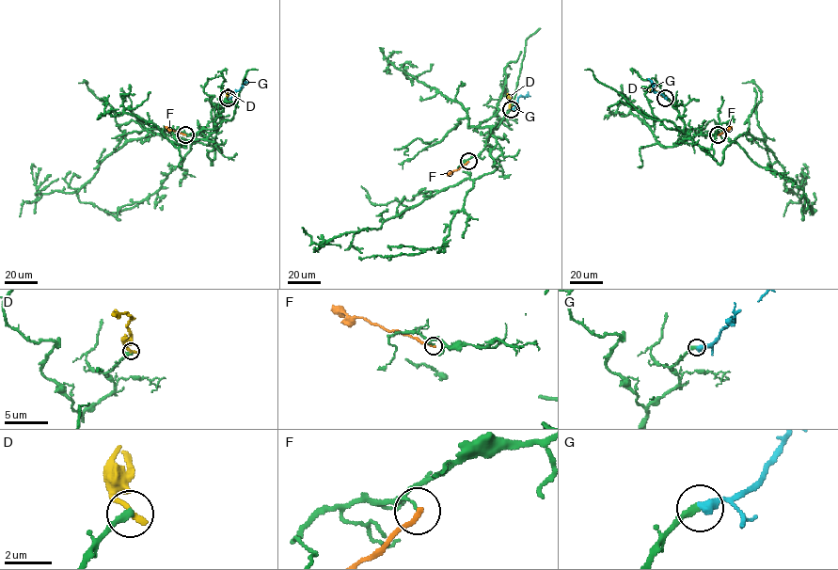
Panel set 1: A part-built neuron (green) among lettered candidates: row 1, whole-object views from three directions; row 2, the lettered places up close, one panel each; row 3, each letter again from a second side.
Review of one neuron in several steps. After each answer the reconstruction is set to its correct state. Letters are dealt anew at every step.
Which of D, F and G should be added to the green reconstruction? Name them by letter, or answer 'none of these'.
G

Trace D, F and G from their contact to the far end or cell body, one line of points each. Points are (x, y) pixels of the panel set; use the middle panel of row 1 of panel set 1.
D: (511, 109), (507, 93)
F: (468, 161), (447, 175)
G: (511, 109), (516, 105), (520, 96), (530, 96)

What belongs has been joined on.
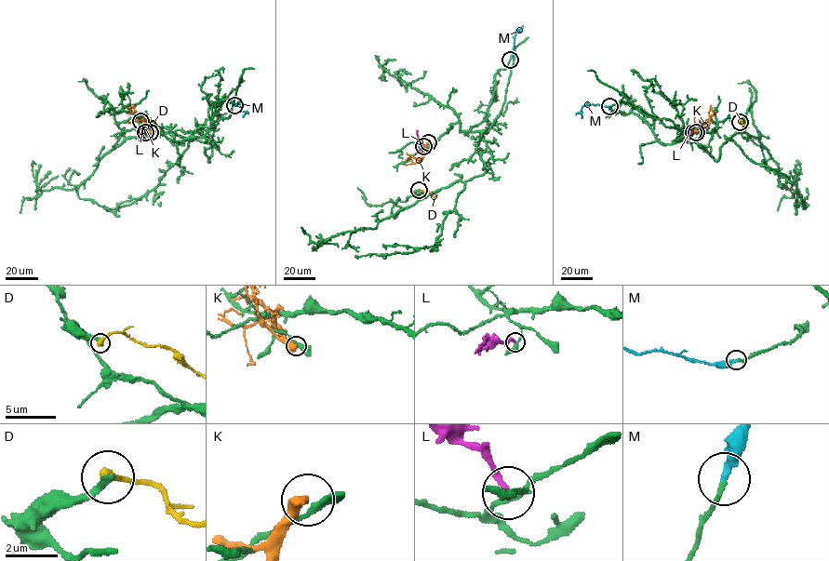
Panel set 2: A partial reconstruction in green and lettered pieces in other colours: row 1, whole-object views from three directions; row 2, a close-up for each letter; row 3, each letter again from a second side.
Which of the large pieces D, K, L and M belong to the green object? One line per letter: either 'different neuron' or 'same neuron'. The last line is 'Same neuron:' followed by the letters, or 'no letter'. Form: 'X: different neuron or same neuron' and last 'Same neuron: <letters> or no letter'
D: different neuron
K: different neuron
L: different neuron
M: same neuron
Same neuron: M

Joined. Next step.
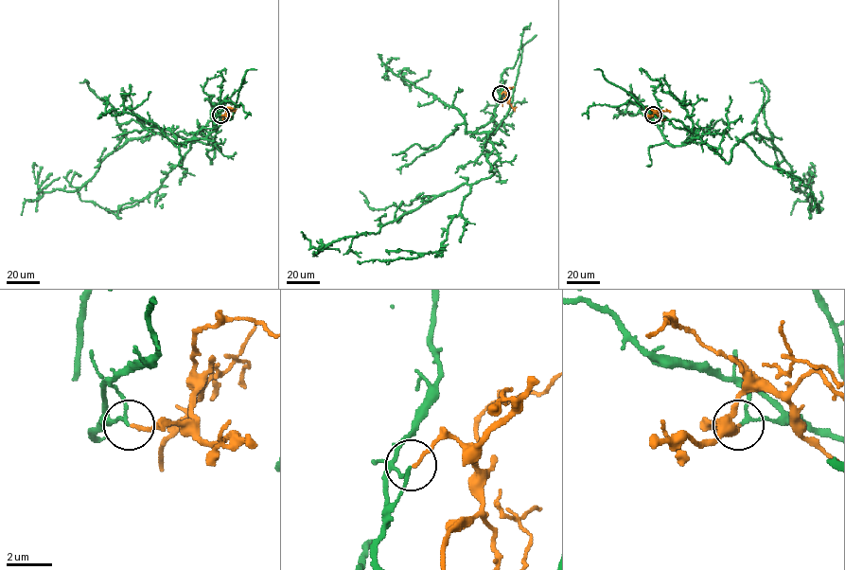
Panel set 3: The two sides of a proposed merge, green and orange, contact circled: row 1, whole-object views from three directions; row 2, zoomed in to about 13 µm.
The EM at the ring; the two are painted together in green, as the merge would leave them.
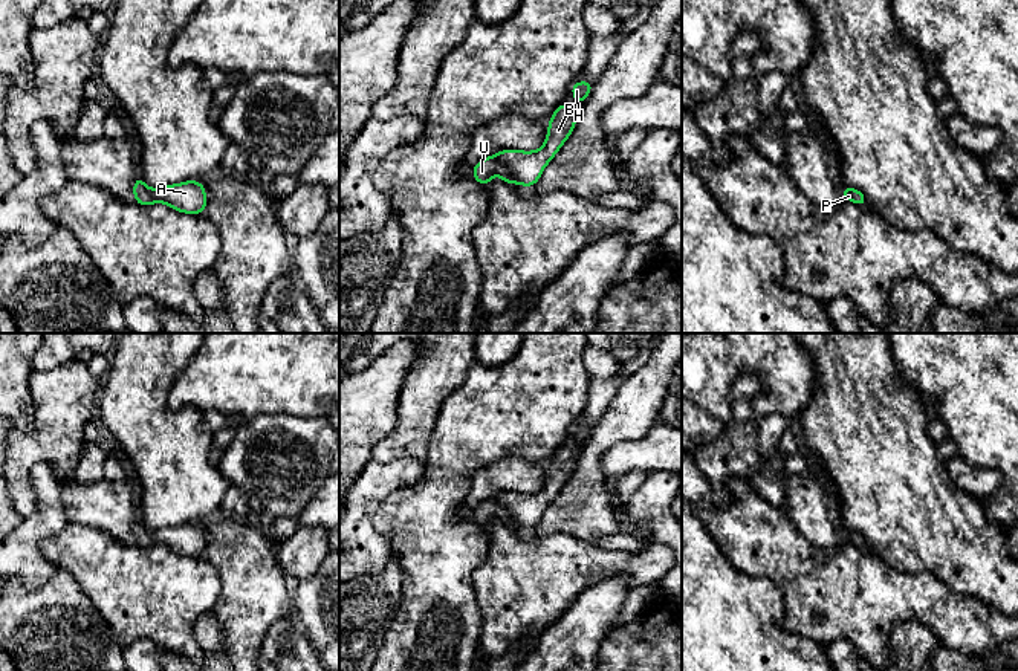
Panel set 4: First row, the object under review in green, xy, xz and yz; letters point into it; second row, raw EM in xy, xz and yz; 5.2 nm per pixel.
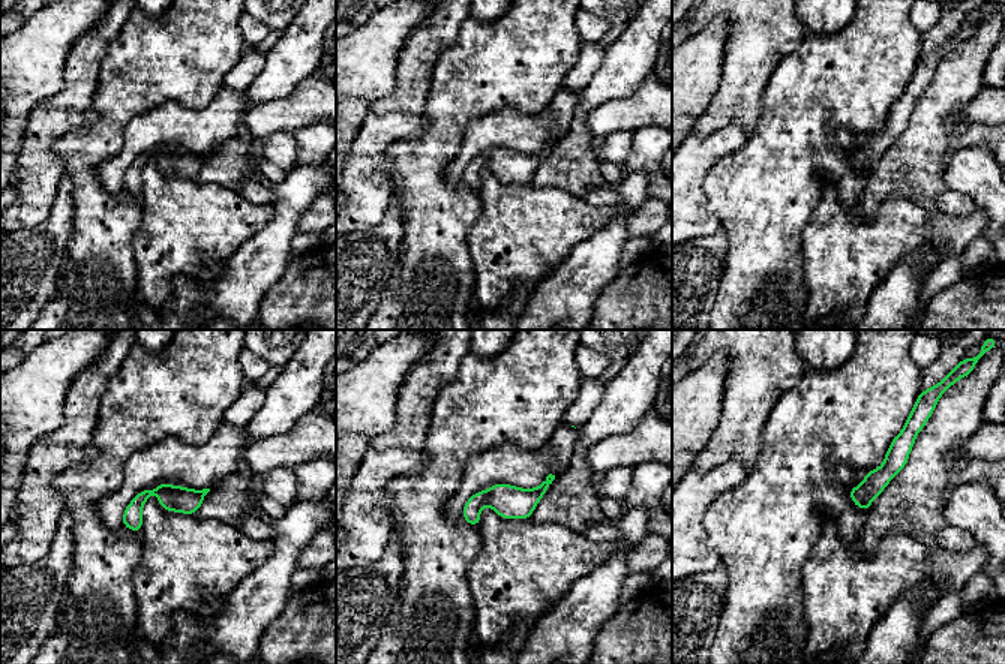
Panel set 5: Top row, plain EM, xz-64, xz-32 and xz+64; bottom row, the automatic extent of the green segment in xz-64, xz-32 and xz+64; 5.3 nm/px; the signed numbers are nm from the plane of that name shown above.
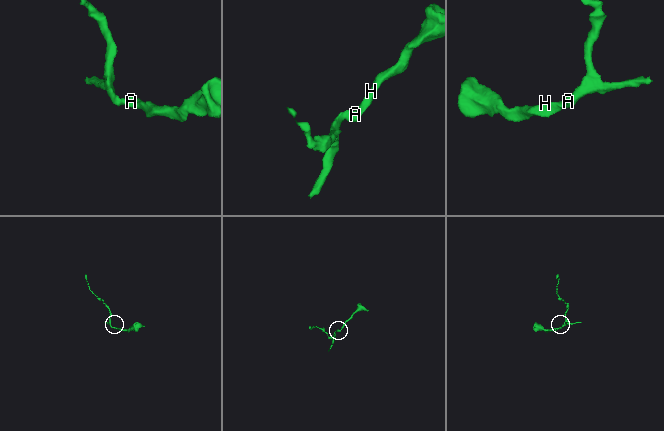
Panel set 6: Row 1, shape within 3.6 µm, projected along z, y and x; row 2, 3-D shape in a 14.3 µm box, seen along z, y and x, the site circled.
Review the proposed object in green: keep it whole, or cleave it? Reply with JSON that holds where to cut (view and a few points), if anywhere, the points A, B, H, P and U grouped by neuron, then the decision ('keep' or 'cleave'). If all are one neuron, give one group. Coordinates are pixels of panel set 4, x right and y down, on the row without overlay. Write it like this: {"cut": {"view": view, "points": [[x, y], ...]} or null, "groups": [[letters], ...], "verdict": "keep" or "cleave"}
{"cut": null, "groups": [["A", "B", "H", "P", "U"]], "verdict": "keep"}

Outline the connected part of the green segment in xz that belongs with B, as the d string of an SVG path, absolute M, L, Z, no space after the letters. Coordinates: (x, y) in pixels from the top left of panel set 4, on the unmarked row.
M562 445L549 463L547 480L540 492L501 492L495 498L481 501L472 511L472 520L483 529L489 527L494 517L500 518L506 526L533 529L541 520L541 514L572 477L578 452Z

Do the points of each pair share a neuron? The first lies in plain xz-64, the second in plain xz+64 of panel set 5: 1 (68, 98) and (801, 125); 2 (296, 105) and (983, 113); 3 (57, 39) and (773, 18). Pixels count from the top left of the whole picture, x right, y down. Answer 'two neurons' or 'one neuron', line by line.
1: two neurons
2: one neuron
3: two neurons

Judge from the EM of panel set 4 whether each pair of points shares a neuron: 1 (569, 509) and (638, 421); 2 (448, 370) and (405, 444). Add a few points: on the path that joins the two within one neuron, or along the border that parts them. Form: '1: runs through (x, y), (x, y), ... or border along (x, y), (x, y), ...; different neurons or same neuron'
1: runs through (589, 483), (589, 457), (612, 433); same neuron
2: runs through (430, 388), (419, 401), (414, 425); same neuron

